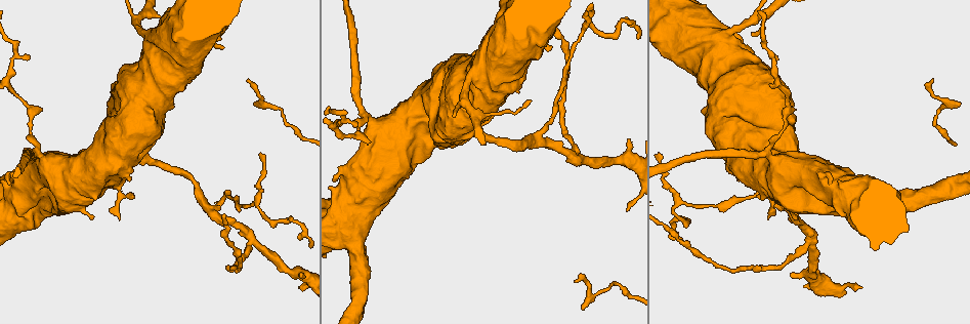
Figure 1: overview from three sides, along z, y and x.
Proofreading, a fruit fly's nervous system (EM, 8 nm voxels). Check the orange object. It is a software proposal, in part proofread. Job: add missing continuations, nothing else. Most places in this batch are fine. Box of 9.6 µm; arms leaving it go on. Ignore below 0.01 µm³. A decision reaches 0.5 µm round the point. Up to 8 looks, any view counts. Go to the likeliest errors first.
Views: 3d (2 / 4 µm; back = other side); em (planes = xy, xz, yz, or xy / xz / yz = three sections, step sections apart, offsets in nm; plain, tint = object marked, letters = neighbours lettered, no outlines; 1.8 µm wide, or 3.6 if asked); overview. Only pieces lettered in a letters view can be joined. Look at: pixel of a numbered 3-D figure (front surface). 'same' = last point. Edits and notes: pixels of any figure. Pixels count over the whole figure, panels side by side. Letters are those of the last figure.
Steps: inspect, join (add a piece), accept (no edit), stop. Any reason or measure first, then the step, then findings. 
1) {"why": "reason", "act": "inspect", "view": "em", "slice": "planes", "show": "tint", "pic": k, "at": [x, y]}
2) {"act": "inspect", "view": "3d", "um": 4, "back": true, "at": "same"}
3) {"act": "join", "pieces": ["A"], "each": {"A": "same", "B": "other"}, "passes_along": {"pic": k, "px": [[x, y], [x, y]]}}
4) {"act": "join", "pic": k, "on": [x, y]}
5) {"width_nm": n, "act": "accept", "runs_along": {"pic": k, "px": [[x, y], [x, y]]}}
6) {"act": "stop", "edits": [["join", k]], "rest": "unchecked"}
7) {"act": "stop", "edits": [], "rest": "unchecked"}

{"why": "stops while still wide", "act": "inspect", "view": "3d", "um": 4, "back": true, "pic": 1, "at": [130, 178]}

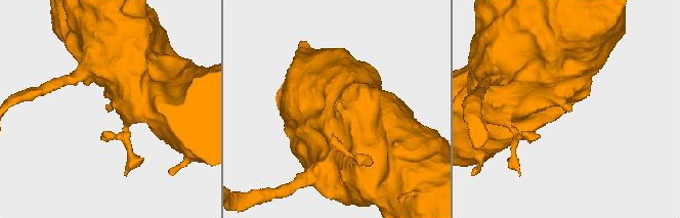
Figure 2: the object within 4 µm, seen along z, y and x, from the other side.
{"why": "now the EM", "act": "inspect", "view": "em", "um": 3.6, "slice": "planes", "show": "letters", "pic": 2, "at": [570, 107]}

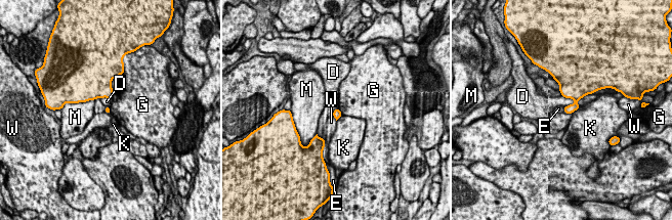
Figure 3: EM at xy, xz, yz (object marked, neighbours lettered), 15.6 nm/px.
{"act": "accept", "each": {"D": "other", "E": "other", "G": "other", "K": "other", "M": "other", "W": "other"}, "border": {"pic": 3, "px": [[317, 133], [324, 139]]}, "found": "none of them fits"}

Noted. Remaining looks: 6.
{"why": "free end", "act": "inspect", "view": "em", "slice": "planes", "show": "letters", "pic": 1, "at": [860, 288]}

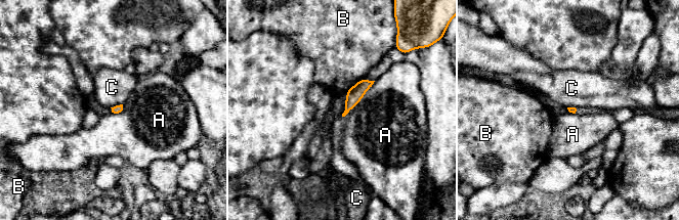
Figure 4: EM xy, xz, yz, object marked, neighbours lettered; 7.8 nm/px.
{"act": "accept", "each": {"A": "other", "B": "other", "C": "other"}, "border": {"pic": 4, "px": [[375, 81], [362, 99], [344, 117]]}, "found": "none of them fits"}

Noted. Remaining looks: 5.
{"why": "free end", "act": "inspect", "view": "em", "slice": "xy", "step": 16, "show": "tint", "pic": 1, "at": [299, 276]}

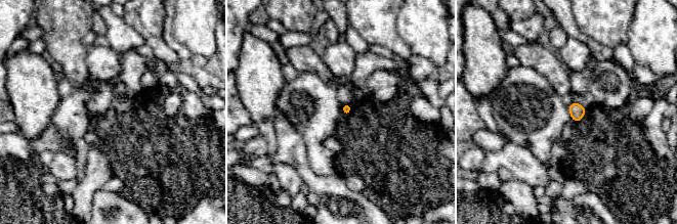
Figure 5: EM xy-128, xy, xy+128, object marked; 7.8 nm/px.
{"act": "inspect", "view": "em", "slice": "planes", "show": "letters", "at": "same"}

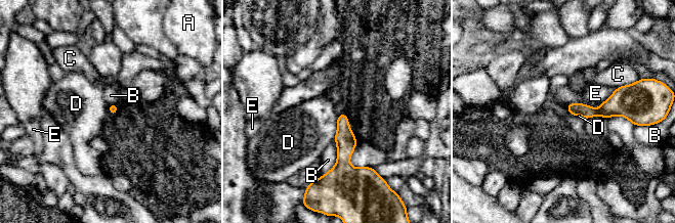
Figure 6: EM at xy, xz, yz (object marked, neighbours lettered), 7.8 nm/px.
{"act": "accept", "each": {"A": "other", "B": "other", "C": "other", "D": "other", "E": "other"}, "border": {"pic": 6, "px": [[338, 115], [337, 131], [333, 140]]}, "found": "none of them fits"}

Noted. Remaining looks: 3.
{"why": "free end", "act": "inspect", "view": "em", "slice": "yz", "step": 4, "show": "letters", "pic": 1, "at": [932, 79]}

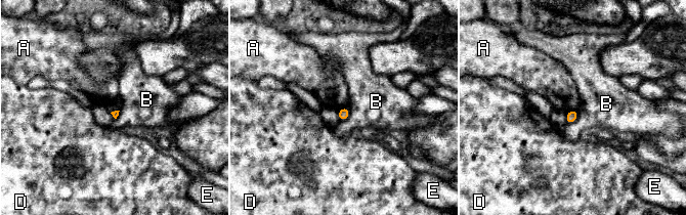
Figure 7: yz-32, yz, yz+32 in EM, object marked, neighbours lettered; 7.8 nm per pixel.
{"act": "inspect", "view": "em", "slice": "xy", "step": 4, "show": "letters", "at": "same"}

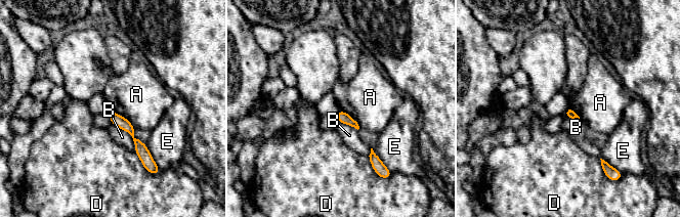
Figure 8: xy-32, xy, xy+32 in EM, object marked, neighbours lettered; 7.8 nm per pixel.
{"act": "accept", "each": {"A": "other", "B": "other", "D": "other", "E": "other"}, "runs_along": {"pic": 8, "px": [[112, 114], [131, 132], [147, 160]]}, "found": "no lettered piece goes on from it"}

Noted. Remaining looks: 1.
{"act": "stop", "edits": [], "rest": "unchecked"}

